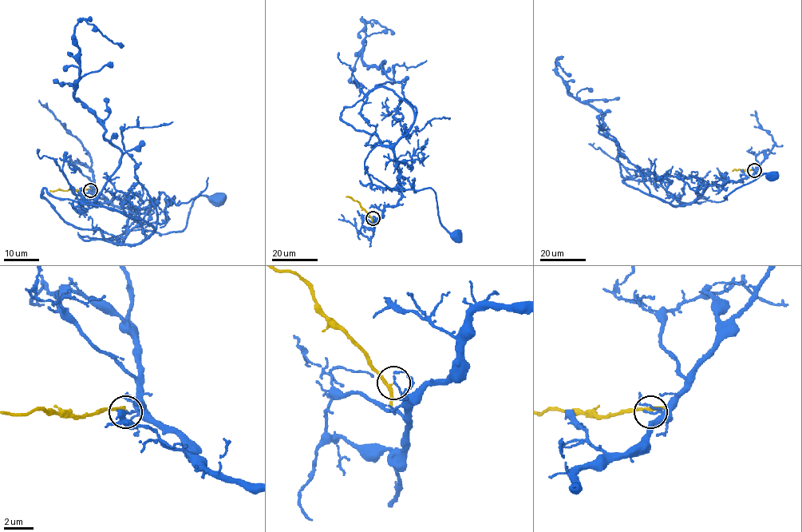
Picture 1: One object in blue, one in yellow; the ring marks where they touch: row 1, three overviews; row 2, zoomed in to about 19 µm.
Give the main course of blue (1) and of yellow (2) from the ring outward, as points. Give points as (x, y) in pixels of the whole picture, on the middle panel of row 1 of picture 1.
1: (373, 218), (400, 196), (397, 159), (377, 145), (364, 169), (395, 190), (430, 188), (440, 223), (458, 236)
2: (373, 218), (357, 200), (346, 196)

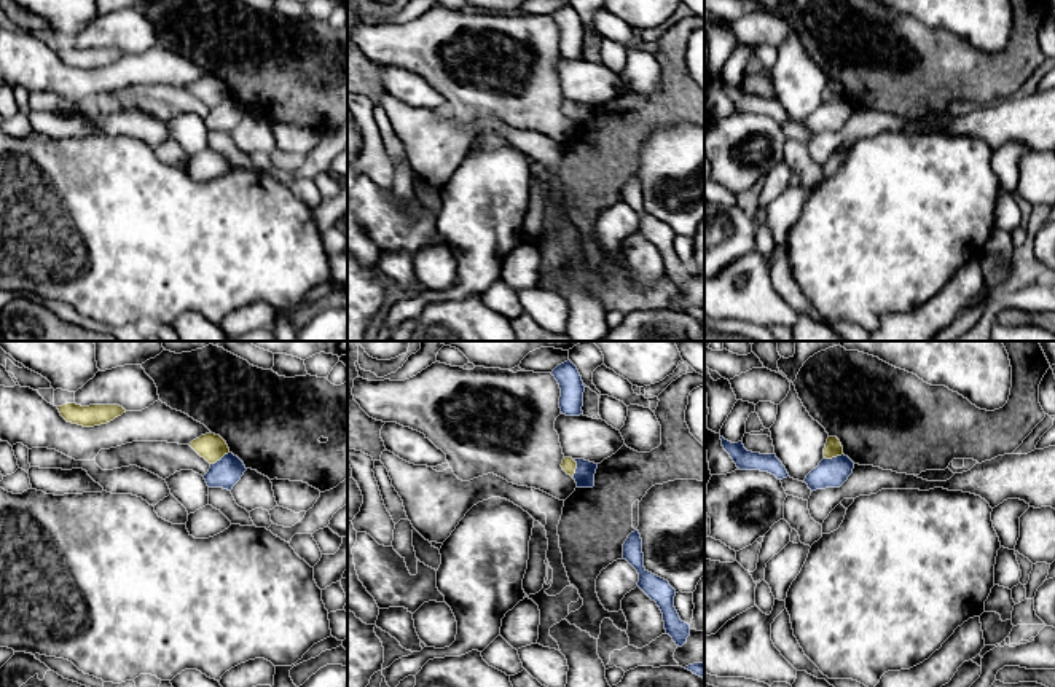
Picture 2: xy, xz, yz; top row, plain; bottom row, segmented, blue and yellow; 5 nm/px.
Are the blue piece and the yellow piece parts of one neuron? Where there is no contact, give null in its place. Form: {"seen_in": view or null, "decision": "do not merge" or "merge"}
{"seen_in": "xy", "decision": "do not merge"}

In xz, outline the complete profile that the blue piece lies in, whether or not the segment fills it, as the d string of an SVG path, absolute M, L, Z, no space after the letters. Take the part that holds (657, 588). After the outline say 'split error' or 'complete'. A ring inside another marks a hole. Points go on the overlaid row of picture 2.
M637 529L623 544L623 559L637 571L637 587L660 607L666 634L673 638L676 646L682 647L690 636L690 625L680 620L674 607L676 590L669 582L644 567L642 539Z; complete

